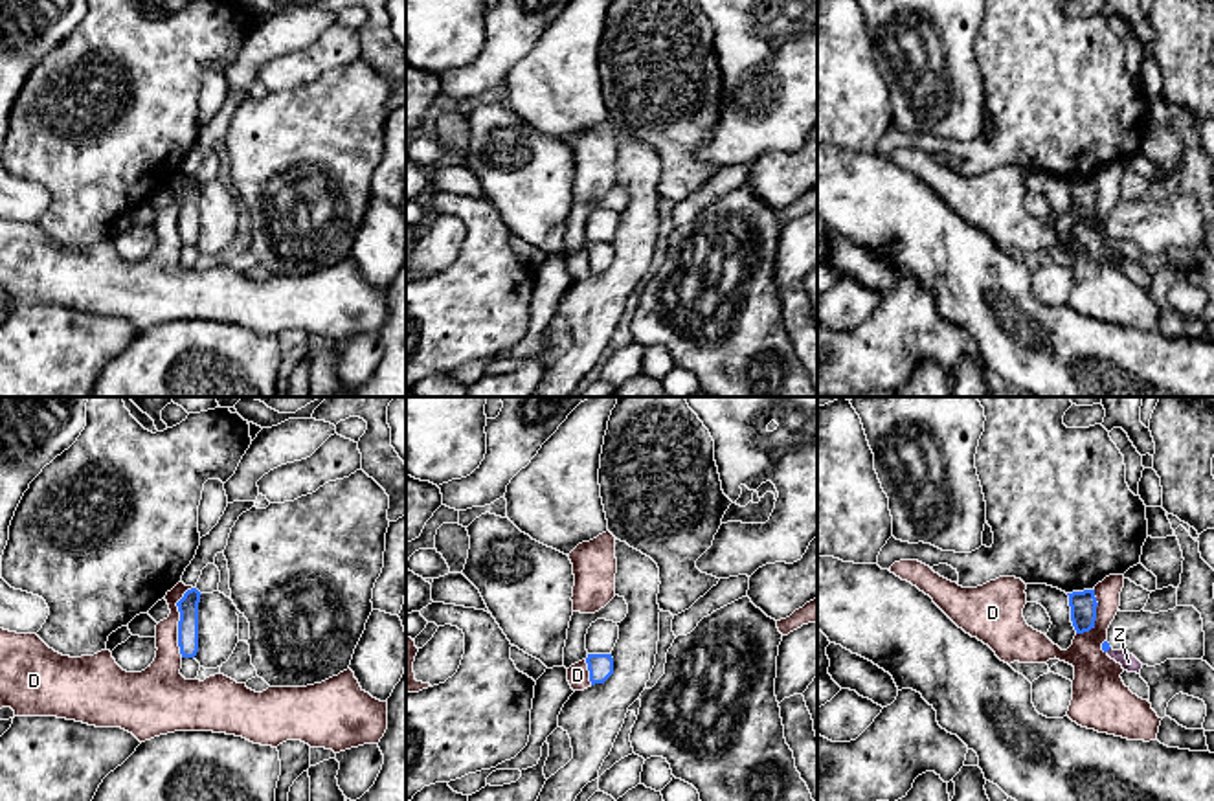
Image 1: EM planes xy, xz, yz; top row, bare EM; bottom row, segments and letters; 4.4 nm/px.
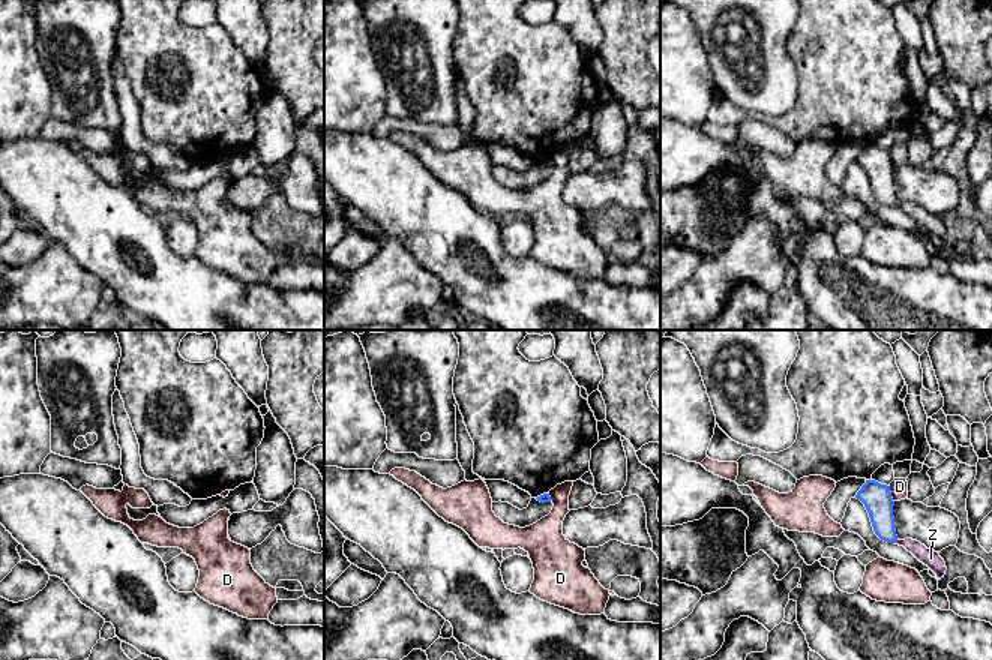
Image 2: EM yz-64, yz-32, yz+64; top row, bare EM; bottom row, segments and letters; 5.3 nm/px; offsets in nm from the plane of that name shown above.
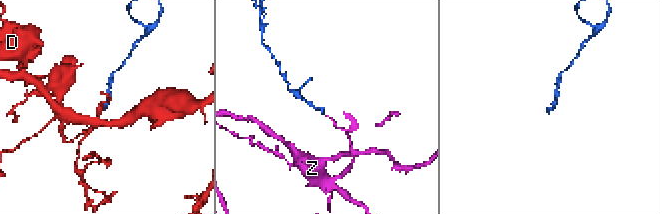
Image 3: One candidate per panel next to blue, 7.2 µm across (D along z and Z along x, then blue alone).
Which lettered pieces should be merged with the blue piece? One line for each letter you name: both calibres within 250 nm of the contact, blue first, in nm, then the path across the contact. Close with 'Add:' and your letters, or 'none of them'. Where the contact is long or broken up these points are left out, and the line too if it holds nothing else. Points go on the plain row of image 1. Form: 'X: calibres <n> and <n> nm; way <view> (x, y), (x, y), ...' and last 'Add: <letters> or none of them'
Z: calibres 40 and 70 nm; way yz (1106, 236), (1108, 237), (1128, 250)
Add: Z

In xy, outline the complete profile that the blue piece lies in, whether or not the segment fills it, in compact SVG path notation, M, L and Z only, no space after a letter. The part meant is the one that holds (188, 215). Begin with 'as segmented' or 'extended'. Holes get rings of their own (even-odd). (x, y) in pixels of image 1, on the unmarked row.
as segmented | M191 176L184 182L184 186L176 191L180 200L178 209L178 235L182 246L195 246L198 241L198 191L200 180Z

